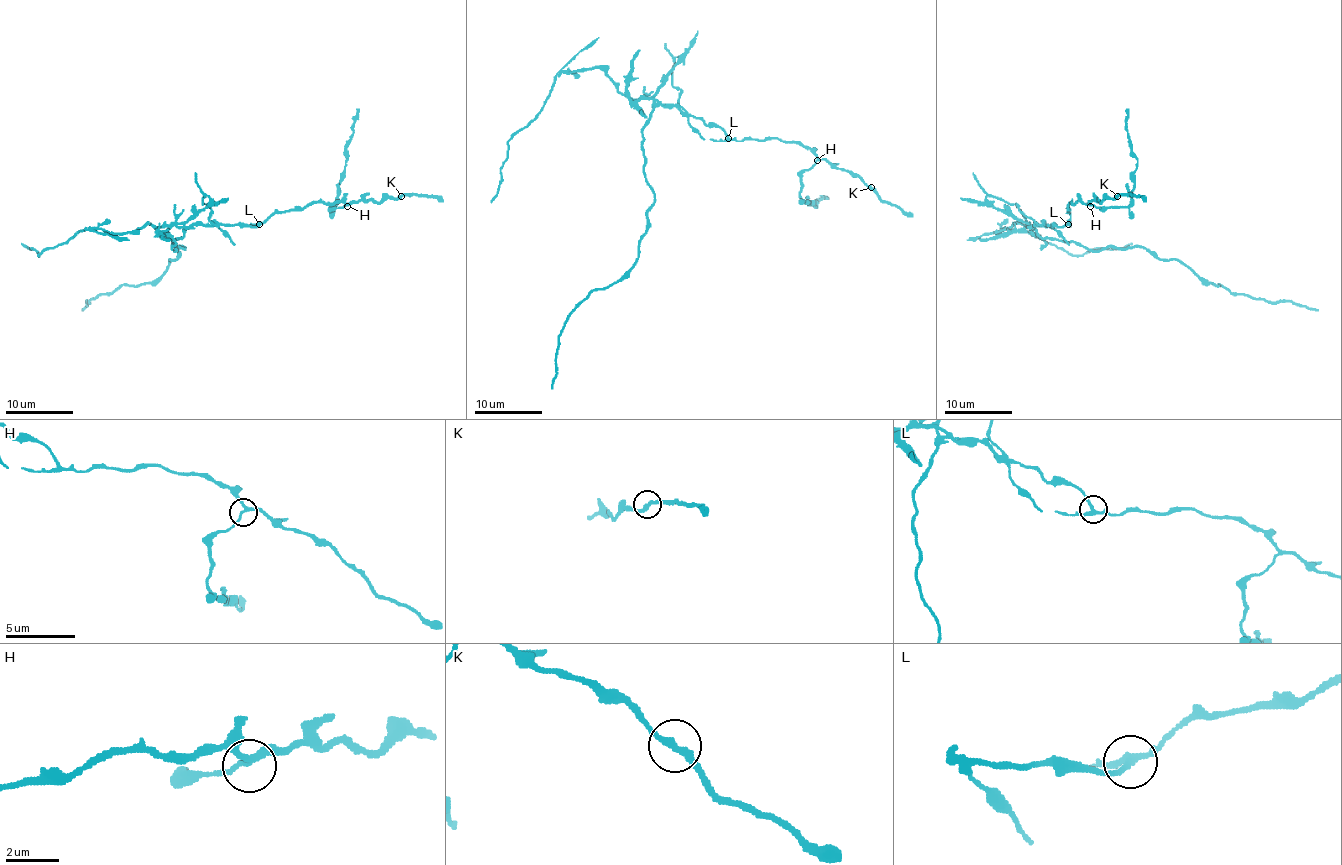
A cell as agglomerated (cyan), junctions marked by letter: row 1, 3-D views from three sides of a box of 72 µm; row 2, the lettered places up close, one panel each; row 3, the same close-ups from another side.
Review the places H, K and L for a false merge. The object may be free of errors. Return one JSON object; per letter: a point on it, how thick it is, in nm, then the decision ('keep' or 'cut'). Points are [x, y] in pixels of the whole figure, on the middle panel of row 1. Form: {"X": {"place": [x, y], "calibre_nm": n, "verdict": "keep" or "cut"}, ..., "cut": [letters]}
{"H": {"place": [817, 160], "calibre_nm": 190, "verdict": "keep"}, "K": {"place": [871, 187], "calibre_nm": 280, "verdict": "keep"}, "L": {"place": [728, 138], "calibre_nm": 240, "verdict": "cut"}, "cut": ["L"]}

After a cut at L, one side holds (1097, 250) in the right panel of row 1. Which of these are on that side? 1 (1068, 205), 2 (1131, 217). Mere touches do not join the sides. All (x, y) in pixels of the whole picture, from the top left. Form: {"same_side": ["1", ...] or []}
{"same_side": []}

